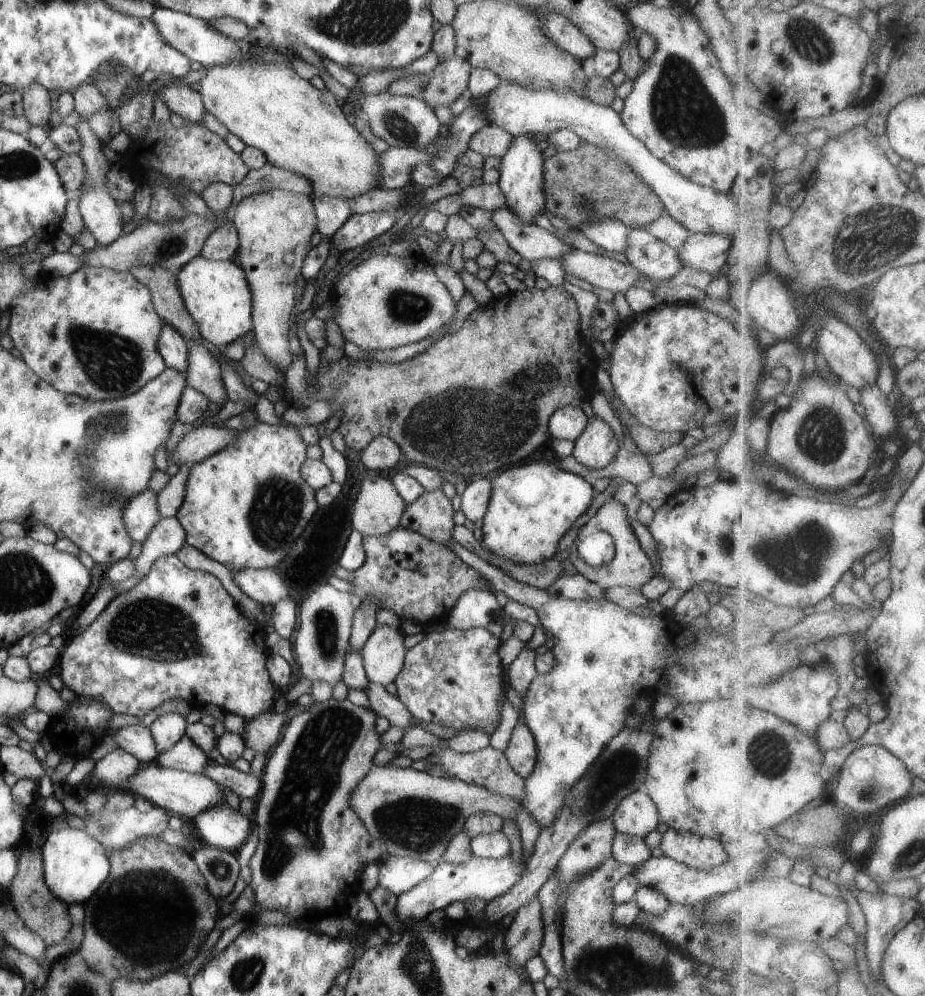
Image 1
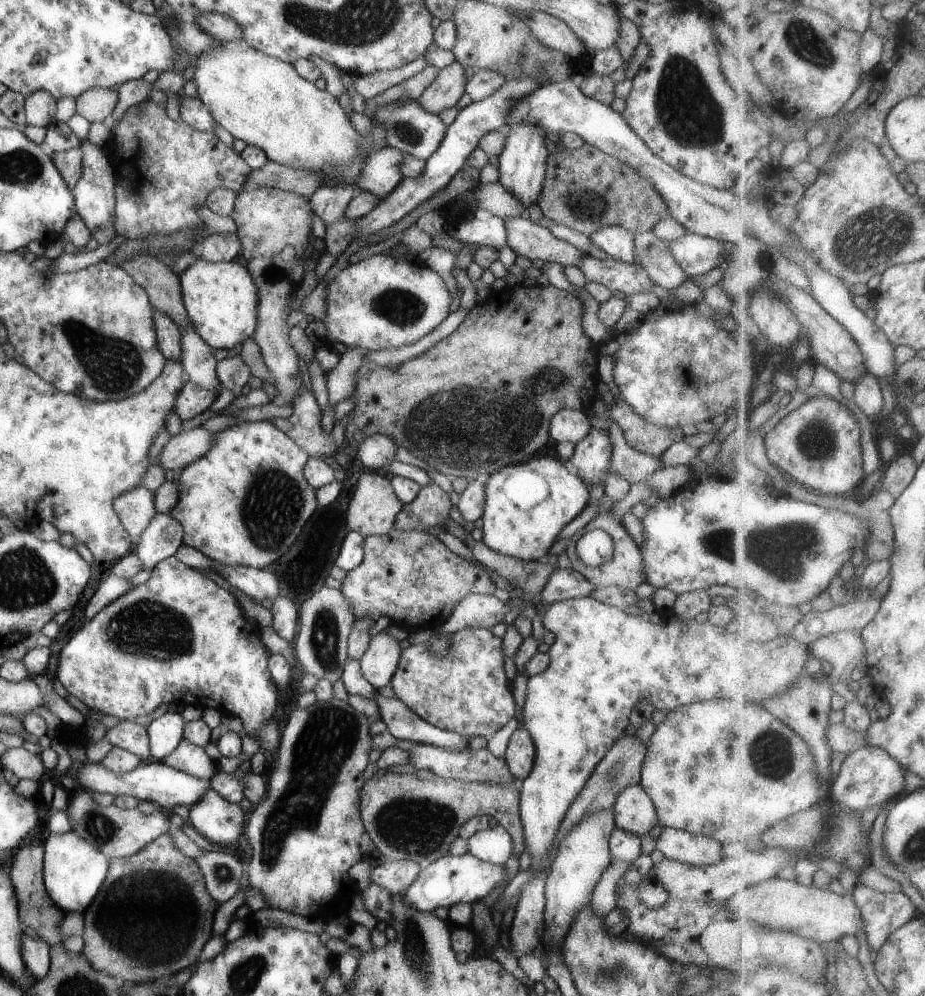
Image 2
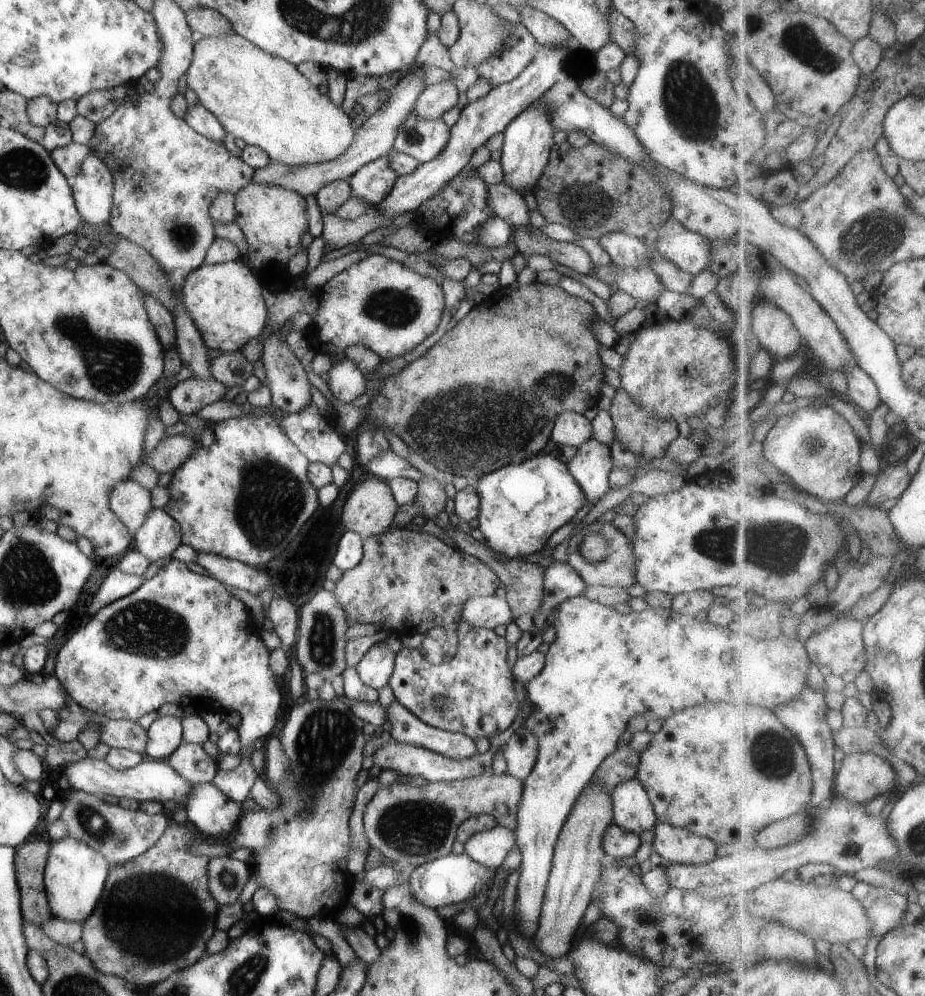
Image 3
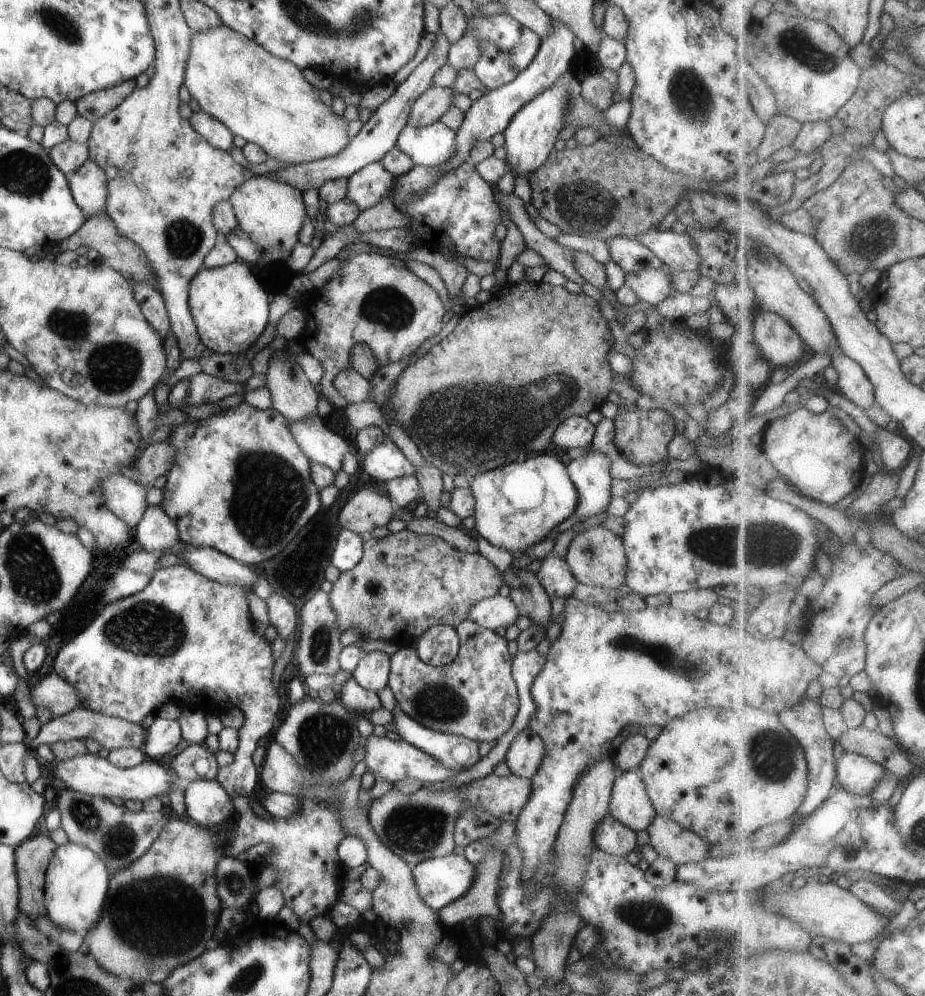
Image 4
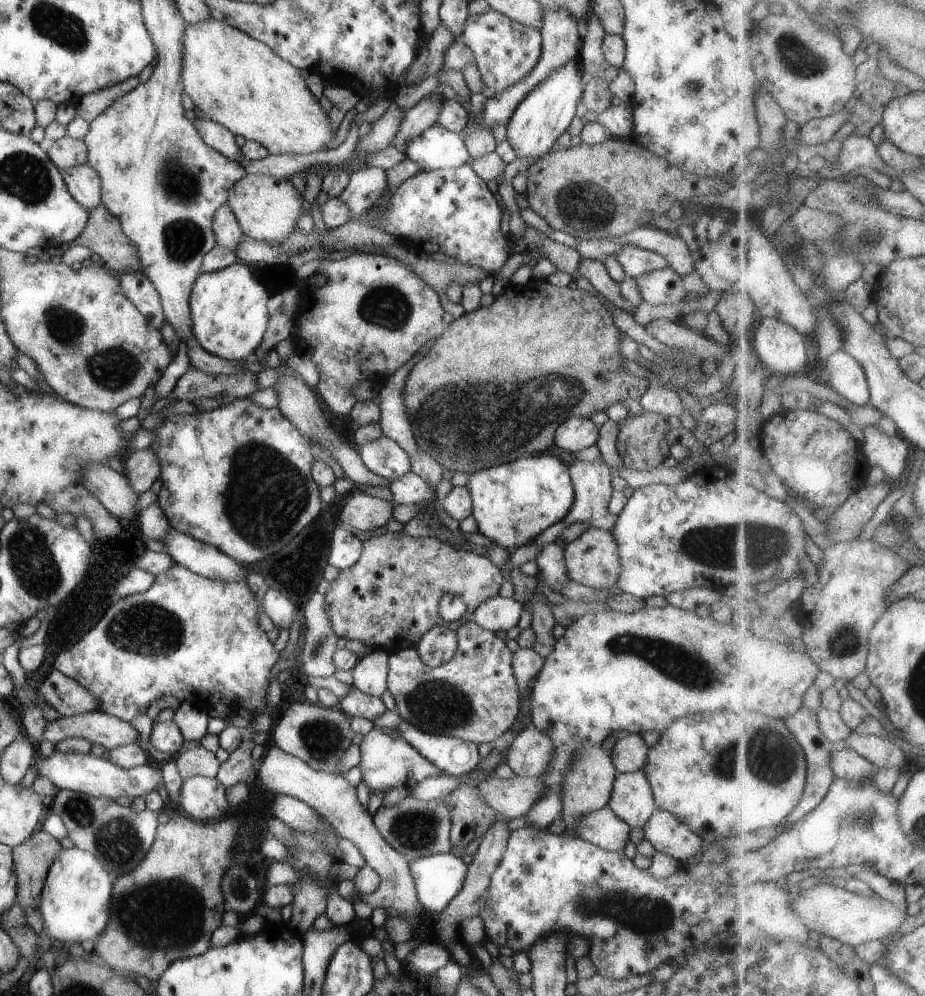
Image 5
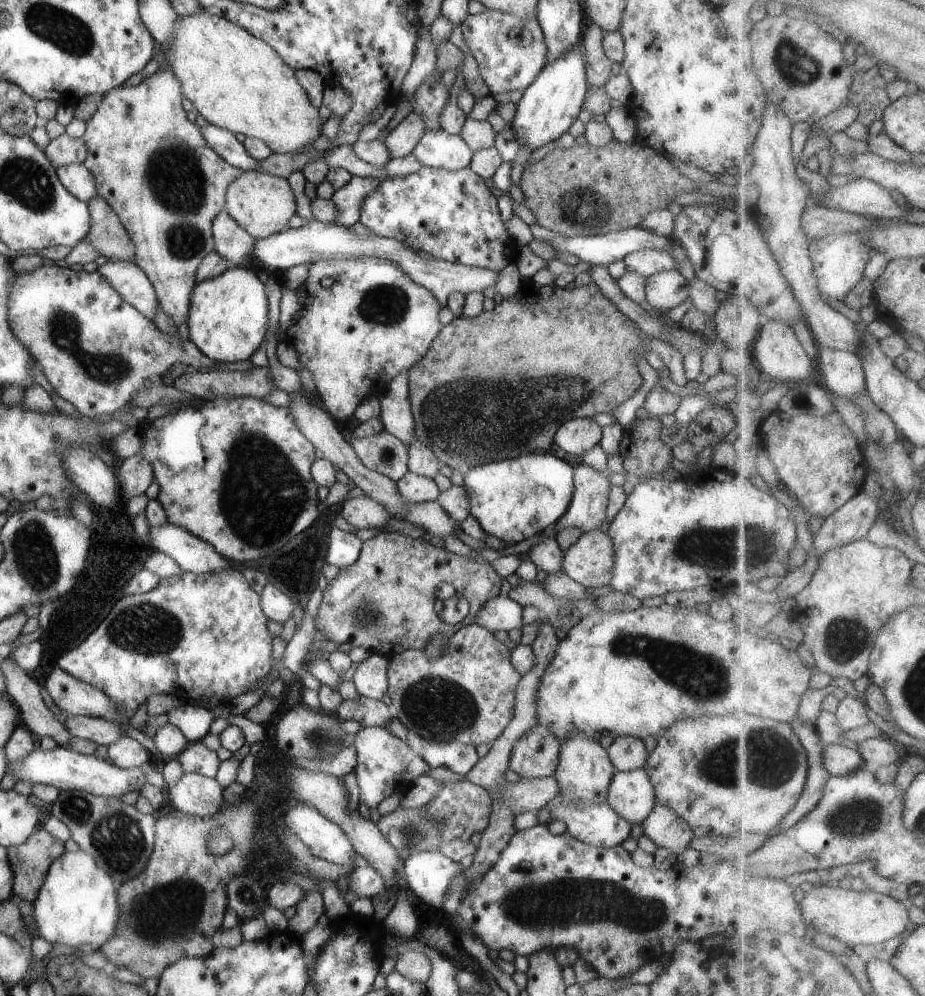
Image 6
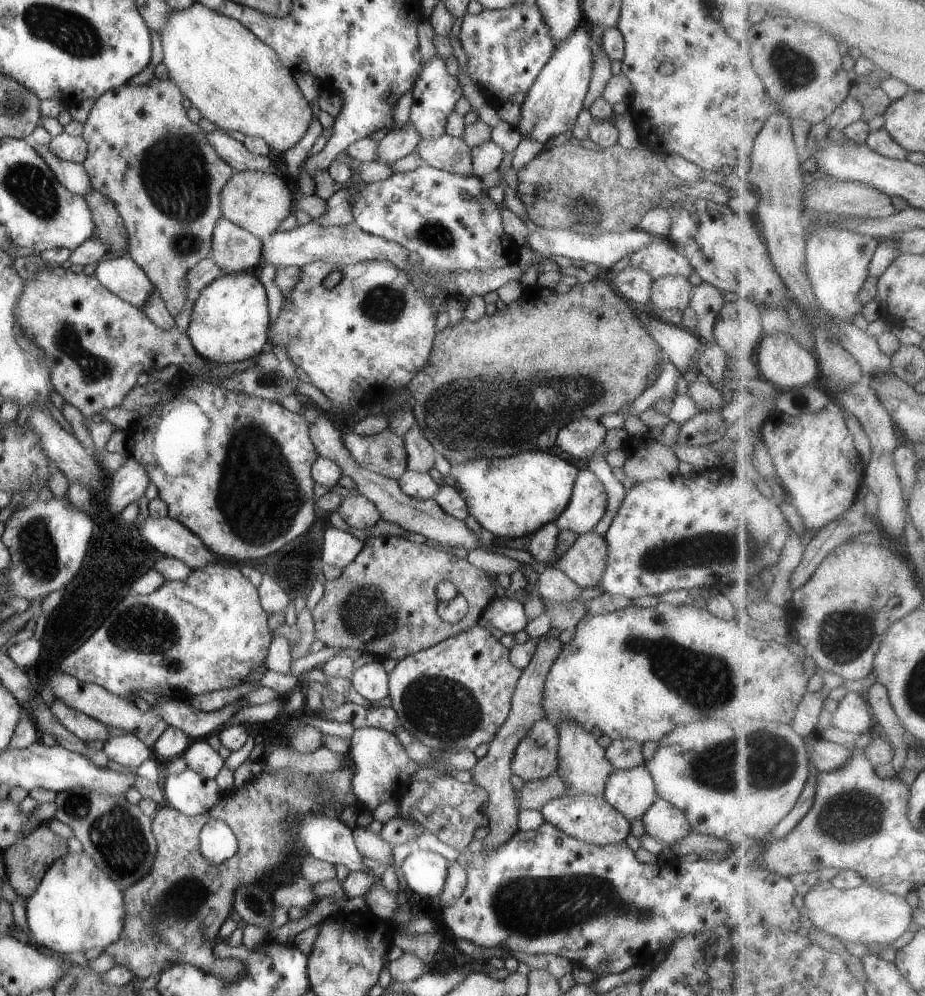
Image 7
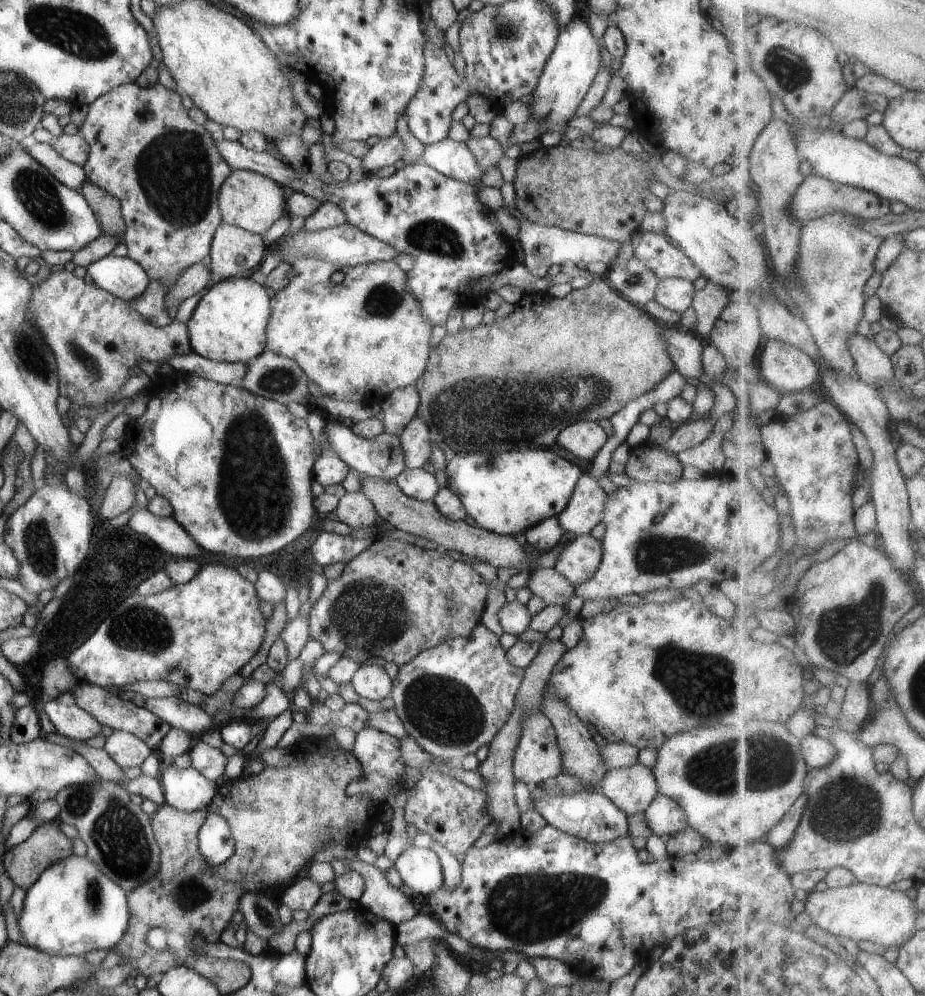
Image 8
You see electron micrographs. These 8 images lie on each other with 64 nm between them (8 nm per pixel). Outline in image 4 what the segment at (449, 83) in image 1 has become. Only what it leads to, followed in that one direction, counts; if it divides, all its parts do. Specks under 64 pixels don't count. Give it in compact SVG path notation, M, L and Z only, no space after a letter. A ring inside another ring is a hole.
M430 86L412 104L407 124L414 127L426 127L439 122L453 104L452 90L449 87Z

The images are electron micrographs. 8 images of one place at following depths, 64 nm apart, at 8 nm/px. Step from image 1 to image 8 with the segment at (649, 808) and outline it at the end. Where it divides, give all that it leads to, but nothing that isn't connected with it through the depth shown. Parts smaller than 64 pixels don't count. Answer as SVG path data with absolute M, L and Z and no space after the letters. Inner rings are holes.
M640 762L628 768L608 769L598 790L628 816L644 813L659 793L651 768L648 768Z

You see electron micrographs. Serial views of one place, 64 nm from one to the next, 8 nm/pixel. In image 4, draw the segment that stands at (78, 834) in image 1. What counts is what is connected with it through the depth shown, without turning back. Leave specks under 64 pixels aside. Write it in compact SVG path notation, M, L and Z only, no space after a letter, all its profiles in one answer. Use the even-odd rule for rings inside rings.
M70 842L59 846L46 872L43 889L45 916L54 926L84 937L103 918L110 880L106 864L94 852Z

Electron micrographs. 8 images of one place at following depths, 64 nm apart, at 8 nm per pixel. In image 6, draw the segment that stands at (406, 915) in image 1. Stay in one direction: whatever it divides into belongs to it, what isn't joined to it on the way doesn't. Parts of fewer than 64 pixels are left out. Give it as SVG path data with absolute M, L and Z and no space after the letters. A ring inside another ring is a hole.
M436 850L421 851L403 861L408 890L433 909L443 909L448 886L460 871L460 862L456 863Z

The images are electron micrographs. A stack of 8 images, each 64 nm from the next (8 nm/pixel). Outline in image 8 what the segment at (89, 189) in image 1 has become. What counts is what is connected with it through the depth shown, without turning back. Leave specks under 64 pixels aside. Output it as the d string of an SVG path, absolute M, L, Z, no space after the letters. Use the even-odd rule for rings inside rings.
M31 137L24 140L23 144L26 152L28 152L32 158L36 158L58 182L61 182L64 186L72 190L77 190L78 192L82 190L84 182L87 181L84 169L78 164L62 158L62 156L52 148L52 142L40 143Z

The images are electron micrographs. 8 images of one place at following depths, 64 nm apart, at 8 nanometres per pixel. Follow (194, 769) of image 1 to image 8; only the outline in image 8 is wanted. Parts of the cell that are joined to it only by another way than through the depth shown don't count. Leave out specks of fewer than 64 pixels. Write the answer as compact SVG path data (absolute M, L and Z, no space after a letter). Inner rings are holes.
M196 740L188 756L190 756L191 767L195 768L204 778L216 783L216 780L224 776L228 757L224 756L219 748Z

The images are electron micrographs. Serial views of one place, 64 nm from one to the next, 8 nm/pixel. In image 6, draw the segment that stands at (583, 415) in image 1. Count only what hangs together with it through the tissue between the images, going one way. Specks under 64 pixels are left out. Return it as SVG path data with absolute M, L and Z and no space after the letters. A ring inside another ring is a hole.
M577 417L558 428L554 442L566 454L583 456L599 445L602 432L603 428L594 419Z

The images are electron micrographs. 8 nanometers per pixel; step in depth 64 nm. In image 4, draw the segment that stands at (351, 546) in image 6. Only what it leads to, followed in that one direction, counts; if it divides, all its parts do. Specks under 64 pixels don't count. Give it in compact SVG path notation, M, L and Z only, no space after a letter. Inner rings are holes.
M344 528L339 531L331 549L330 564L341 572L354 569L363 558L363 541L360 535Z

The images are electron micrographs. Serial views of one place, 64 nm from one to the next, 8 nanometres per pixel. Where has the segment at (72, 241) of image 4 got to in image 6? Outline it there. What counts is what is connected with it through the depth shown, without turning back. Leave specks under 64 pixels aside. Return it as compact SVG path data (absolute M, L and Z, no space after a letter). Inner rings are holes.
M96 194L87 206L91 217L91 228L84 241L90 243L109 260L133 262L134 244L109 203Z

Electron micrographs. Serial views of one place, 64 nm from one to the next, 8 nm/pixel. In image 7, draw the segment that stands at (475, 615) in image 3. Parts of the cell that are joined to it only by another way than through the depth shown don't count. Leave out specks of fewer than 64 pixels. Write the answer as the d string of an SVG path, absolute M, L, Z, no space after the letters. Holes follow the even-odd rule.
M496 597L484 608L478 625L482 628L498 628L504 634L516 634L524 630L529 620L524 605L506 597Z

